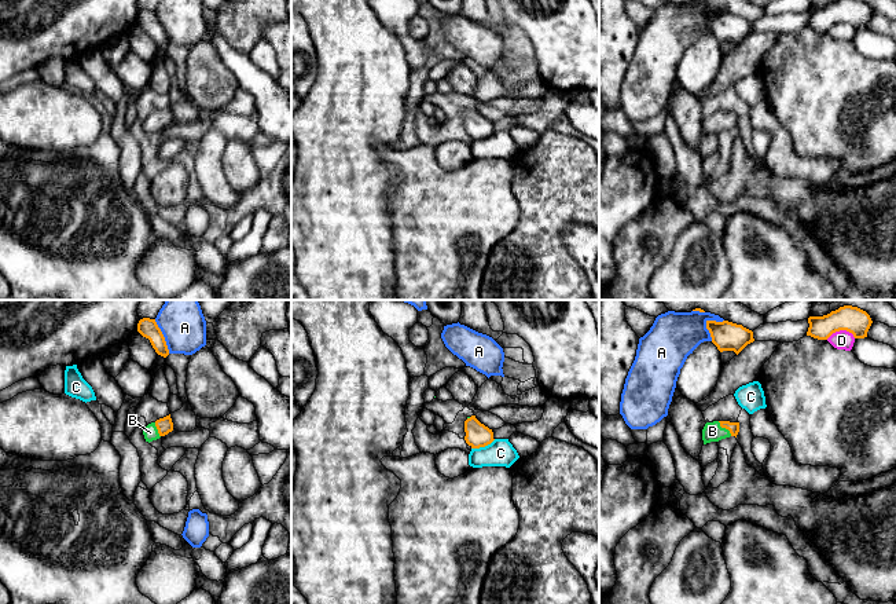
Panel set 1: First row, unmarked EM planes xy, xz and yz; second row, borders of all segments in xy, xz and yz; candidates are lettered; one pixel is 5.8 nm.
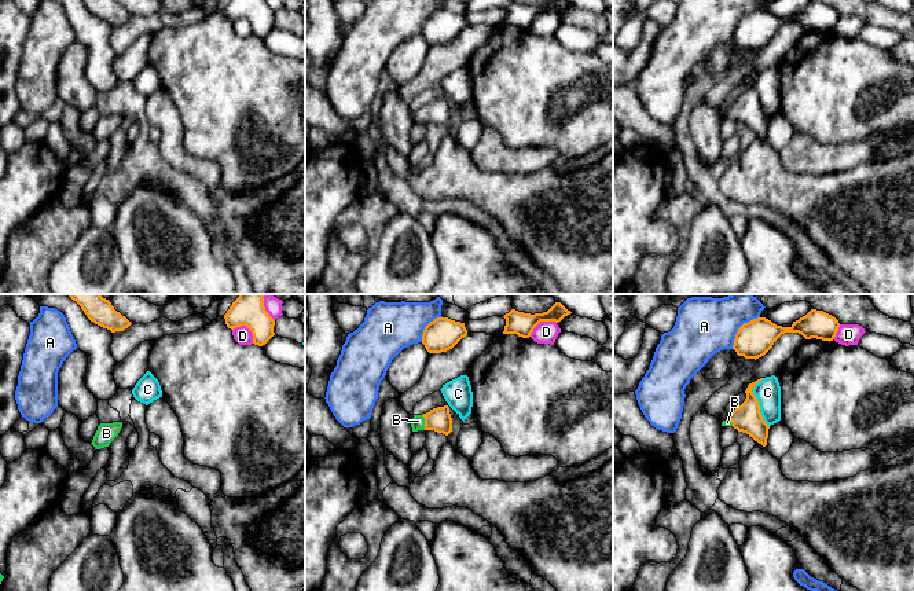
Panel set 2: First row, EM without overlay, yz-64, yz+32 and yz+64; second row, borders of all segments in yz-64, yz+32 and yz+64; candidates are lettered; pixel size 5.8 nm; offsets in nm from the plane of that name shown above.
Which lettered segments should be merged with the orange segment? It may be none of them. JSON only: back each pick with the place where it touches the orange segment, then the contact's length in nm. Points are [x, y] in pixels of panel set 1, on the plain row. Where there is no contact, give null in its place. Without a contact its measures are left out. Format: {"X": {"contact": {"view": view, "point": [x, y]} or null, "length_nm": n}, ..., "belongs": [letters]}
{"B": {"contact": {"view": "yz", "point": [724, 119]}, "length_nm": 120}, "belongs": ["B"]}

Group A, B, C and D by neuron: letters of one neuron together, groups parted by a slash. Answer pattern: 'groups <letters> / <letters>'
groups A / B / C / D

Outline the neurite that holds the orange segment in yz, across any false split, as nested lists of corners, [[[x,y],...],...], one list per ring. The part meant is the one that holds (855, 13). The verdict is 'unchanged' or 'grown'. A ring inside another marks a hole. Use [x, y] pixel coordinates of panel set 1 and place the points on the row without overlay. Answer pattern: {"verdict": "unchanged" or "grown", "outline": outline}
{"verdict": "unchanged", "outline": [[[838,0],[823,8],[809,8],[808,15],[807,28],[818,32],[827,32],[840,22],[852,25],[855,30],[864,30],[873,12],[860,0]]]}

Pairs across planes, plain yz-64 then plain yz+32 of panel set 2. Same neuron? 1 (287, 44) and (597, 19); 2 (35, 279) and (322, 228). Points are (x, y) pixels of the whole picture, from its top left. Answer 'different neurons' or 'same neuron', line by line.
1: different neurons
2: different neurons

